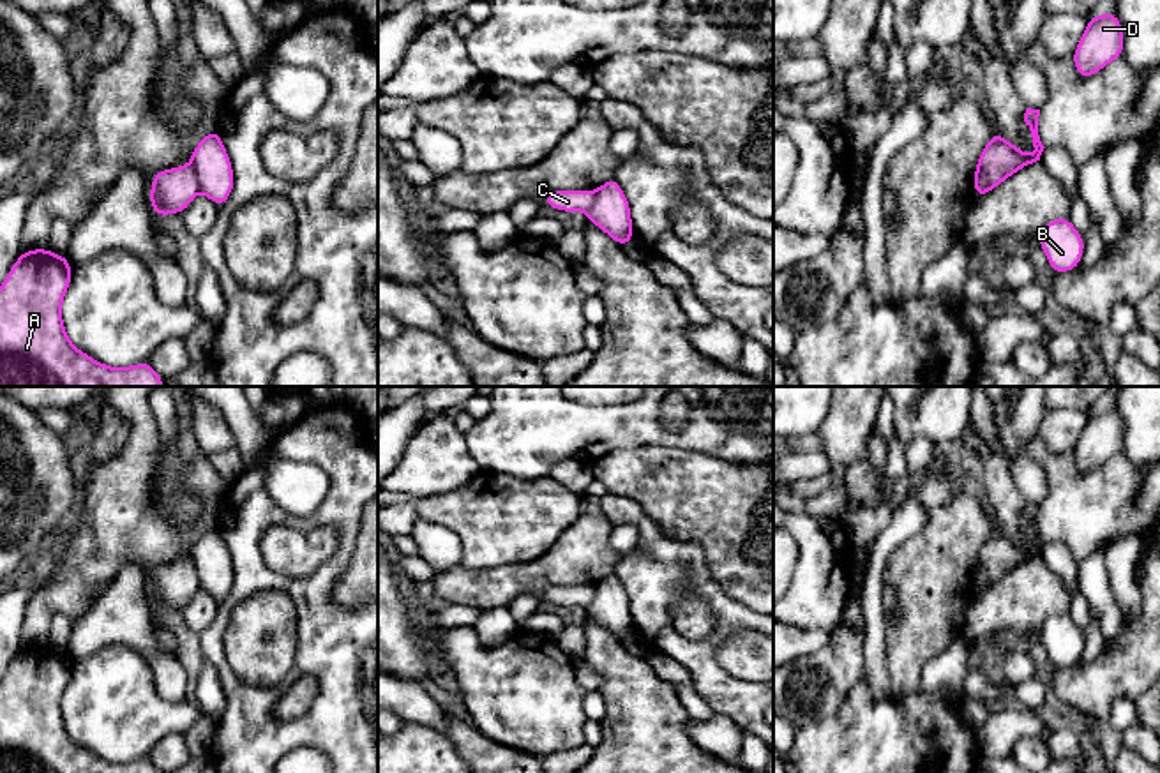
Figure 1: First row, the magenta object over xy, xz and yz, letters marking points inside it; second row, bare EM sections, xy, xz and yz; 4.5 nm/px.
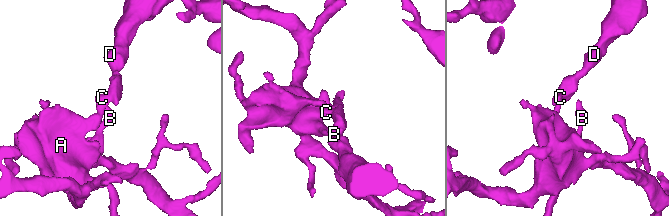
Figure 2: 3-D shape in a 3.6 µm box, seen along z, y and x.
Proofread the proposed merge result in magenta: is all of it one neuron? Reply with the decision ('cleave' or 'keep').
cleave

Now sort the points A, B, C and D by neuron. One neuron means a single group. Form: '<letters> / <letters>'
A B C / D

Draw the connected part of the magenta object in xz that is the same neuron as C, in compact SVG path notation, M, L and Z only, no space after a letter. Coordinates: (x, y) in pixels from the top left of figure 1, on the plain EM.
M551 586L542 593L542 598L563 607L588 607L595 598L593 586Z

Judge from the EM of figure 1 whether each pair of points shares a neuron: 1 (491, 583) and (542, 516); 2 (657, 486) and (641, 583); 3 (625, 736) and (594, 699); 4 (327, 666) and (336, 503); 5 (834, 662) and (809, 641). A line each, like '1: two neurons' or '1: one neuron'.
1: two neurons
2: two neurons
3: two neurons
4: one neuron
5: two neurons

